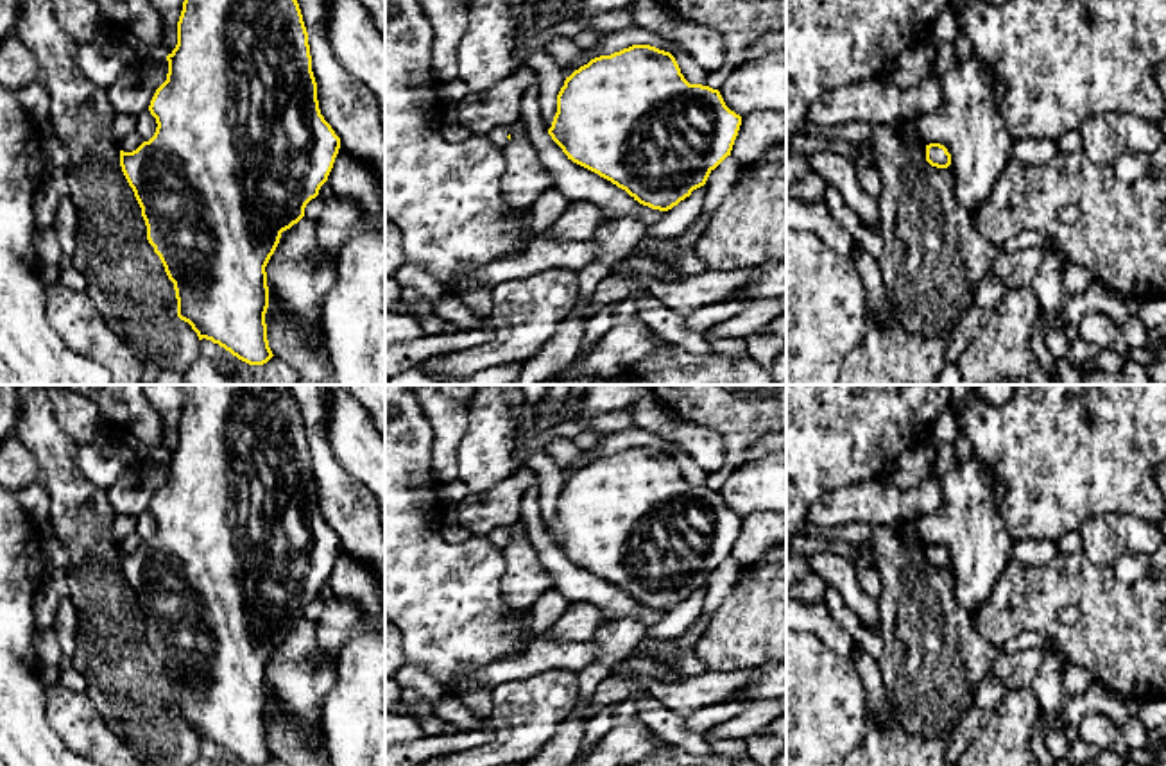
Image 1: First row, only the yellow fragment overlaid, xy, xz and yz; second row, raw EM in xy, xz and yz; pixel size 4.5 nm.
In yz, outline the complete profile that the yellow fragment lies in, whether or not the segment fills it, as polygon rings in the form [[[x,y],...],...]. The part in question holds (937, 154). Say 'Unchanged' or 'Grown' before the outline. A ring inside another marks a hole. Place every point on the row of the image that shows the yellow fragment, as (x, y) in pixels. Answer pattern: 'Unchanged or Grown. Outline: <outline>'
Unchanged. Outline: [[[940,143],[926,145],[926,161],[937,168],[947,168],[951,165],[951,154]]]

